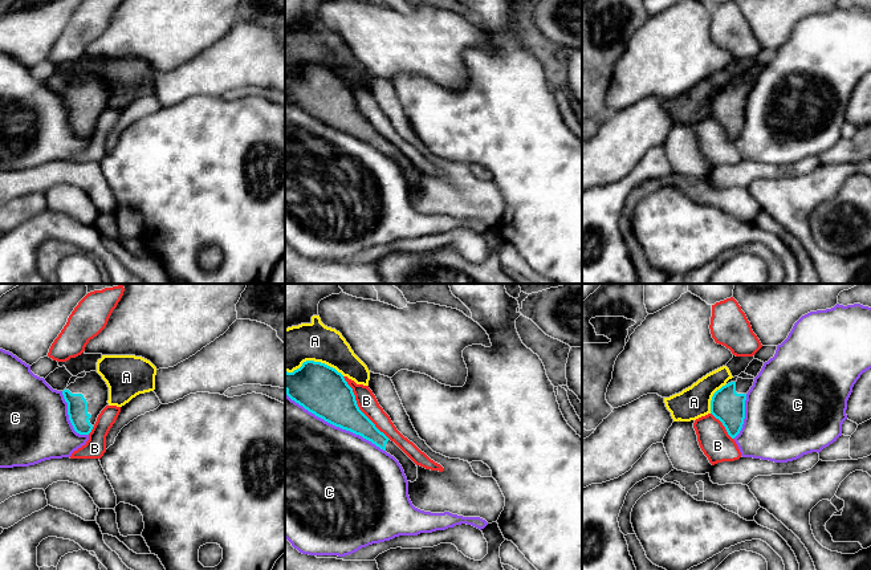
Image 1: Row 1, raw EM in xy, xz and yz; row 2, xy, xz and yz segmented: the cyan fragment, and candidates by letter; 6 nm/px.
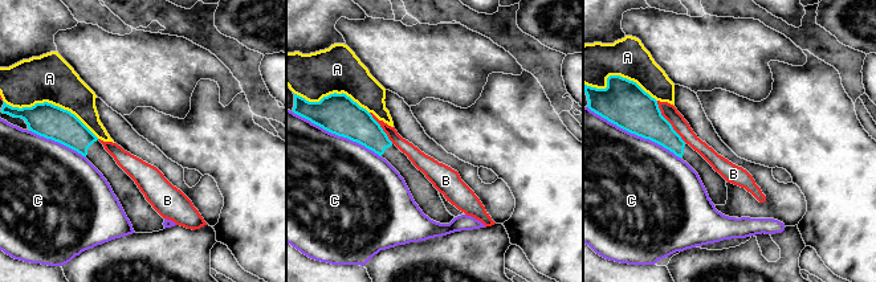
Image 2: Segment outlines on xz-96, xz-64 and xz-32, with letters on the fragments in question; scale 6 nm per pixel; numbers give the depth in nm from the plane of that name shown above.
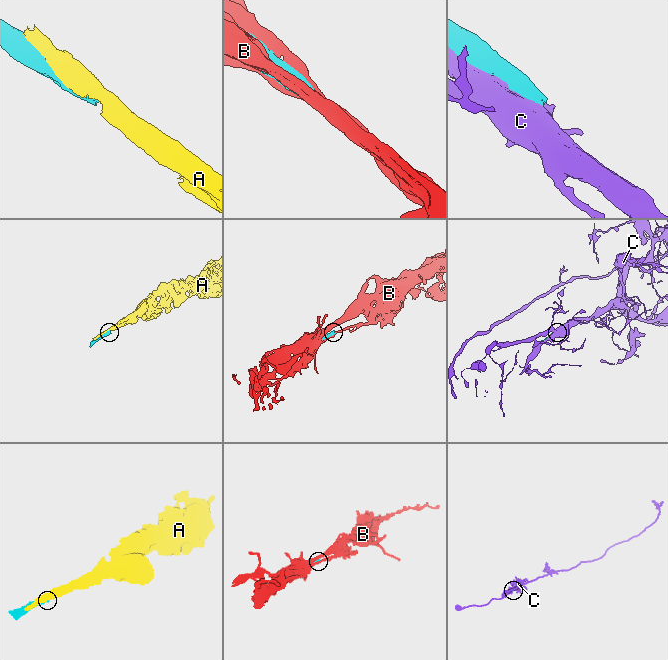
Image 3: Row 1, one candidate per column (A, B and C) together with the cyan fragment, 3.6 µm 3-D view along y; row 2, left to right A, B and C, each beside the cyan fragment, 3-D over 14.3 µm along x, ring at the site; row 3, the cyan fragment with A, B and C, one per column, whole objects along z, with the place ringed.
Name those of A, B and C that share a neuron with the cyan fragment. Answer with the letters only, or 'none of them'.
none of them

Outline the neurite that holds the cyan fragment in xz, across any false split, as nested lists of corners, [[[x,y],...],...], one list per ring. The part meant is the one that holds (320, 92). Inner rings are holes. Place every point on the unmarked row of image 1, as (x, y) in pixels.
[[[306,64],[293,76],[285,74],[286,98],[325,125],[371,144],[394,159],[407,184],[416,184],[416,167],[359,113],[353,91],[335,72]]]

